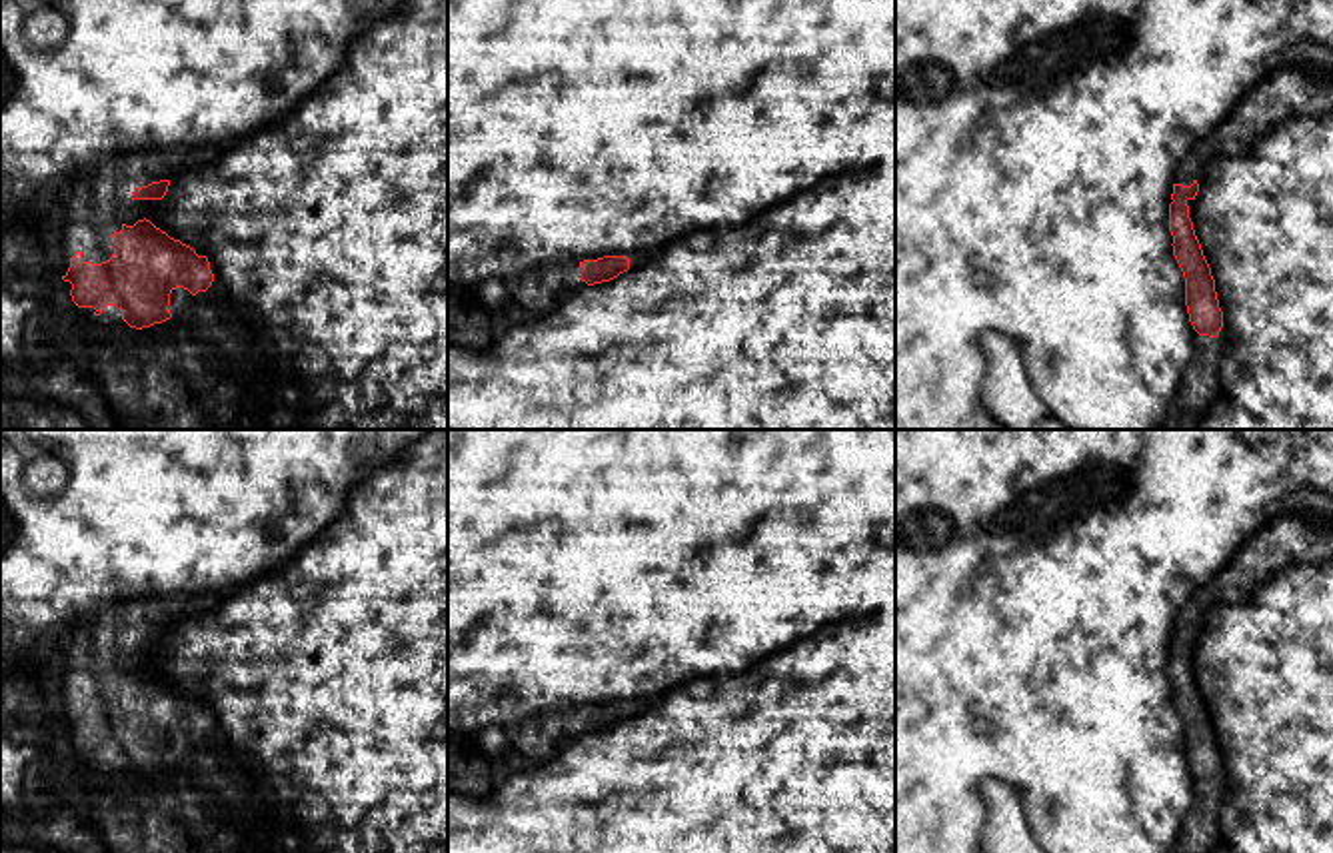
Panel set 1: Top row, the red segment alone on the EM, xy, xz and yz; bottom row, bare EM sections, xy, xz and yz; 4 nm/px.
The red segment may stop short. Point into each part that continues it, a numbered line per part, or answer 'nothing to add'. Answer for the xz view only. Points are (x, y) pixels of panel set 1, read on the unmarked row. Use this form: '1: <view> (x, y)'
1: xz (564, 720)

